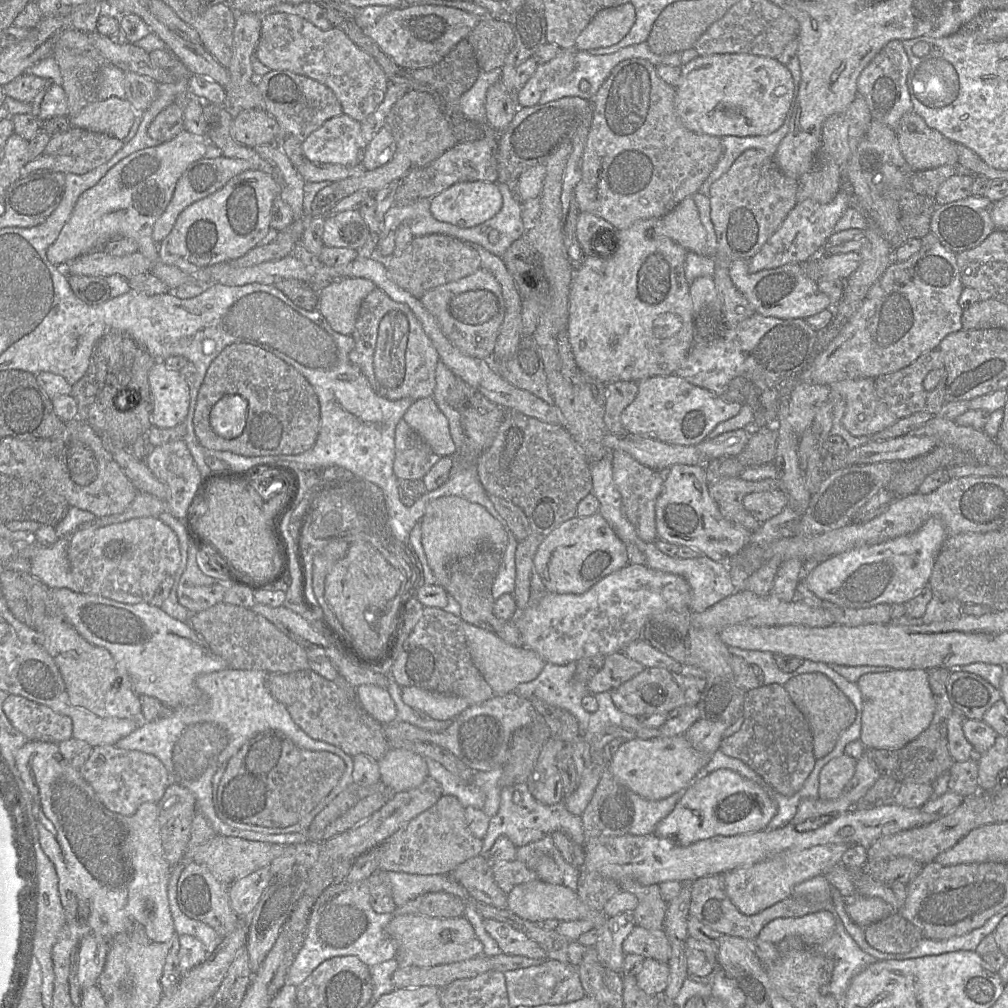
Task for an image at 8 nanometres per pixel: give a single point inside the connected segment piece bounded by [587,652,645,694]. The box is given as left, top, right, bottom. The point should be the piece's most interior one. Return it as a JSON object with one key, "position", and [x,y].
{"position":[618,668]}

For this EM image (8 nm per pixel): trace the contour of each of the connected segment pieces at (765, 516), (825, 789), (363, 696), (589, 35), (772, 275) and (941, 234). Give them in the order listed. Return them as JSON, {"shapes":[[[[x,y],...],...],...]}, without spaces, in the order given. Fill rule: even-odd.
{"shapes":[[[[760,491],[746,495],[744,508],[761,524],[780,514],[788,505],[784,491]]],[[[842,754],[823,766],[819,774],[818,796],[833,800],[840,796],[855,773],[857,760]]],[[[360,685],[355,689],[359,703],[372,718],[382,725],[397,720],[395,704],[387,689],[374,685]]],[[[628,2],[598,11],[575,41],[576,50],[609,47],[621,41],[636,19],[634,6]]],[[[738,259],[729,267],[730,278],[735,287],[746,297],[755,313],[781,319],[806,319],[832,308],[829,297],[823,293],[818,282],[810,279],[802,268],[802,263],[790,263],[756,273],[748,270],[749,260]]],[[[971,195],[942,206],[937,206],[930,223],[930,231],[949,250],[960,253],[982,243],[995,230],[991,217],[994,202],[985,196]]]]}

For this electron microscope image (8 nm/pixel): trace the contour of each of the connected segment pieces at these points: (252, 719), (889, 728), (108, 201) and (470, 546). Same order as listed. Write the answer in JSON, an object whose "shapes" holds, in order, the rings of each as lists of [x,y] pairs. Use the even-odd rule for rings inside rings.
{"shapes":[[[[227,668],[225,670],[202,674],[196,680],[198,689],[203,694],[201,703],[192,707],[182,707],[172,715],[164,715],[150,722],[140,722],[140,725],[128,736],[116,742],[115,746],[124,750],[138,750],[156,756],[166,767],[170,783],[176,783],[188,789],[195,797],[196,811],[200,812],[209,822],[213,830],[222,836],[233,833],[233,829],[243,829],[267,835],[283,835],[288,833],[305,833],[314,817],[326,807],[340,792],[342,792],[352,781],[353,758],[342,749],[319,741],[308,736],[292,719],[287,708],[277,701],[270,693],[266,682],[268,672],[262,670],[236,670]],[[266,730],[277,730],[291,739],[297,746],[311,751],[327,751],[339,756],[345,764],[345,769],[332,790],[299,822],[284,829],[267,829],[250,824],[236,824],[236,828],[224,823],[217,815],[212,800],[212,778],[215,772],[226,766],[227,762],[239,749],[258,733]]],[[[892,669],[868,673],[857,681],[862,695],[861,734],[865,748],[899,749],[920,735],[930,724],[935,701],[924,669]]],[[[184,129],[169,141],[139,150],[122,159],[95,186],[80,195],[69,220],[54,243],[47,249],[48,260],[52,264],[63,268],[82,255],[103,249],[114,238],[126,237],[137,243],[138,251],[150,261],[150,272],[163,281],[170,291],[185,284],[202,284],[196,275],[185,273],[177,266],[164,264],[160,260],[158,244],[153,239],[153,227],[170,203],[177,181],[191,163],[205,156],[209,143],[206,137]]],[[[444,496],[429,502],[420,519],[421,539],[435,584],[445,587],[448,566],[455,560],[480,548],[493,548],[505,552],[508,537],[502,525],[479,504],[458,496]]]]}

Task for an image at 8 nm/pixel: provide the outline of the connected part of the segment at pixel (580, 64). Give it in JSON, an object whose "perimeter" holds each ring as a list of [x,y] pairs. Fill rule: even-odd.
{"perimeter":[[[646,41],[640,44],[622,48],[617,52],[608,55],[590,55],[586,53],[586,51],[576,51],[574,71],[566,78],[564,83],[545,90],[541,95],[539,104],[546,104],[548,102],[552,102],[563,97],[580,97],[591,101],[600,86],[609,76],[611,70],[620,62],[632,58],[645,59],[653,64],[655,67],[659,65],[682,66],[681,53],[657,55],[650,50]]]}

